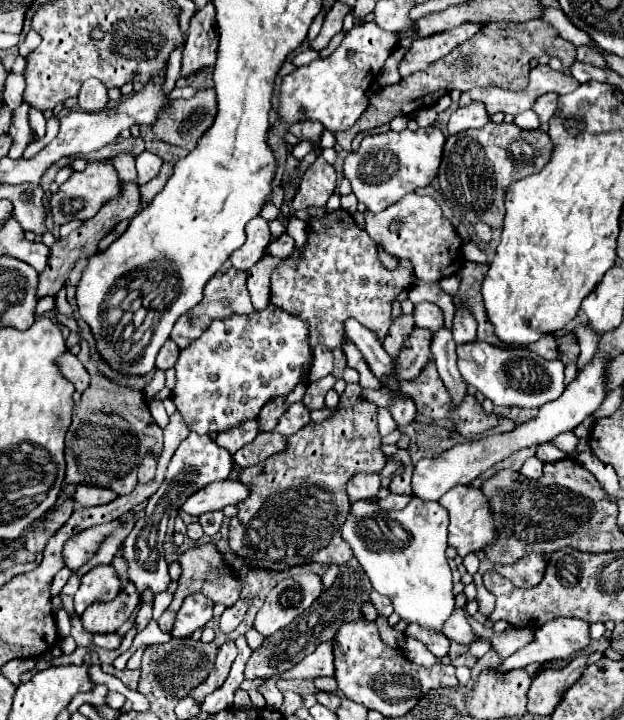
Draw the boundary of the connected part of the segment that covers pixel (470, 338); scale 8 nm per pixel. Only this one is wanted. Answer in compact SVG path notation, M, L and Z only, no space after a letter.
M458 310L456 316L454 316L454 328L452 328L454 342L456 344L474 342L476 340L476 328L478 328L478 324L472 318L472 314L466 312L466 310Z

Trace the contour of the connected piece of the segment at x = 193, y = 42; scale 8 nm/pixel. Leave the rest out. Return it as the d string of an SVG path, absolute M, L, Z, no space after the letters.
M208 2L192 16L180 76L190 76L204 66L214 66L216 50L218 50L216 18L214 18L214 6L212 2Z

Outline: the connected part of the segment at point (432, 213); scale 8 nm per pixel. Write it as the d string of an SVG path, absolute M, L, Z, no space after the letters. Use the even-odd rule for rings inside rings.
M408 194L400 202L388 206L380 214L366 212L366 232L372 236L372 240L384 250L406 258L414 266L416 278L424 278L424 282L434 282L446 276L452 276L460 270L464 256L462 256L462 240L456 234L454 226L442 216L440 206L430 196L418 196ZM392 220L402 220L402 228L398 232L390 232Z

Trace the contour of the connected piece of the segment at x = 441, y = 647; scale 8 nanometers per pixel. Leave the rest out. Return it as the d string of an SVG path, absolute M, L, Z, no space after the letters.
M408 624L408 628L404 630L404 636L412 636L412 638L424 642L424 646L438 658L444 658L448 654L450 640L444 634L436 634L432 630L420 630L420 626Z

